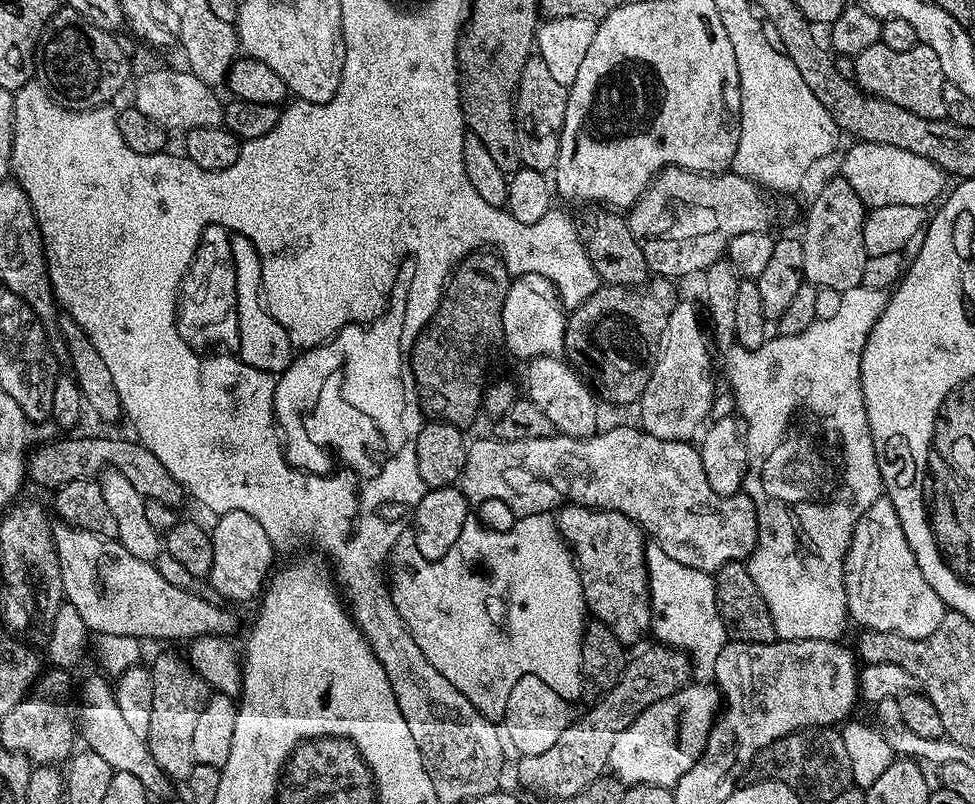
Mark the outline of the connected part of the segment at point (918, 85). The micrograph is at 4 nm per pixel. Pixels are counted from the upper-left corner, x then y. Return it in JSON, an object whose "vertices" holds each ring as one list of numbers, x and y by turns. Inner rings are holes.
{"vertices":[[882,43,862,50,854,57,855,83,871,96,894,102,922,118,943,120,946,117,946,102,942,99,945,78,942,65,938,63,938,54,925,44,916,43,912,49,898,53]]}

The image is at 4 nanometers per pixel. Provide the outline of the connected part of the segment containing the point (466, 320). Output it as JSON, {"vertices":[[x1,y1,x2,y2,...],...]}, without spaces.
{"vertices":[[477,250,465,256,455,268,452,269,452,275,449,276,447,284,444,286,444,292,440,295,440,304,436,307,436,312,432,315,432,321,424,327,424,331,416,337,414,342,413,357,410,361,412,366,412,373,414,374,414,382,416,383,416,393,420,399,420,407,425,417,433,420,447,420,460,422,460,419,472,420,476,416,476,411,481,411,484,403,484,393,486,389,486,381,484,382,484,375,488,372,488,359,492,356,492,347,497,343,501,343,503,337,502,324,502,308,503,302,506,301,506,294,510,283,510,273,508,267,503,260,496,255,492,250]]}

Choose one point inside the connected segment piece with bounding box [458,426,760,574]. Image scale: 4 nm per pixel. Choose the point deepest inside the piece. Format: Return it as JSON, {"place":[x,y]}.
{"place":[660,485]}

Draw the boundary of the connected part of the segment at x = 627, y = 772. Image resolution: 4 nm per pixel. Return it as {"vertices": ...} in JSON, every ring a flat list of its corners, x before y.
{"vertices":[[690,682,678,694,654,702,654,706,642,710,642,714,614,738,614,750,608,755,611,775,625,786,653,784,675,788,678,778,698,762,721,708,720,689,708,682]]}

